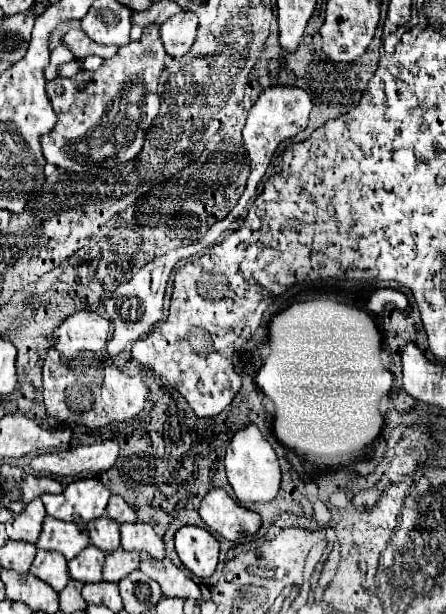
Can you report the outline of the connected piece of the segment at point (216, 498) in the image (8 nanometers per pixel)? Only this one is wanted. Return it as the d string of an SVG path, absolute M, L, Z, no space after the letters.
M212 489L200 503L200 517L208 529L220 533L228 541L236 541L240 533L256 533L260 529L258 513L240 507L224 489Z

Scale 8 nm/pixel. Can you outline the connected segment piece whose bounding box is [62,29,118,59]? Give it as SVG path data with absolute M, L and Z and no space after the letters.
M80 29L68 31L62 41L72 49L72 53L74 53L76 59L86 57L86 55L98 55L98 57L108 59L108 57L112 57L112 55L118 51L116 45L98 45L98 43L94 43L94 41L88 39Z

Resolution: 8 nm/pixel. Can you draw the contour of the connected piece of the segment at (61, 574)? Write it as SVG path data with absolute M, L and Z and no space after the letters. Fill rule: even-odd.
M38 549L30 573L40 581L48 583L54 591L62 591L70 579L64 555L56 551L44 551L44 549Z

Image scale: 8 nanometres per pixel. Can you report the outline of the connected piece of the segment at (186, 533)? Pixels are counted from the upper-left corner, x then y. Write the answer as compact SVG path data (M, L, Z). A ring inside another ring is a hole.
M186 525L176 533L176 553L188 571L210 577L218 563L218 541L206 529Z

